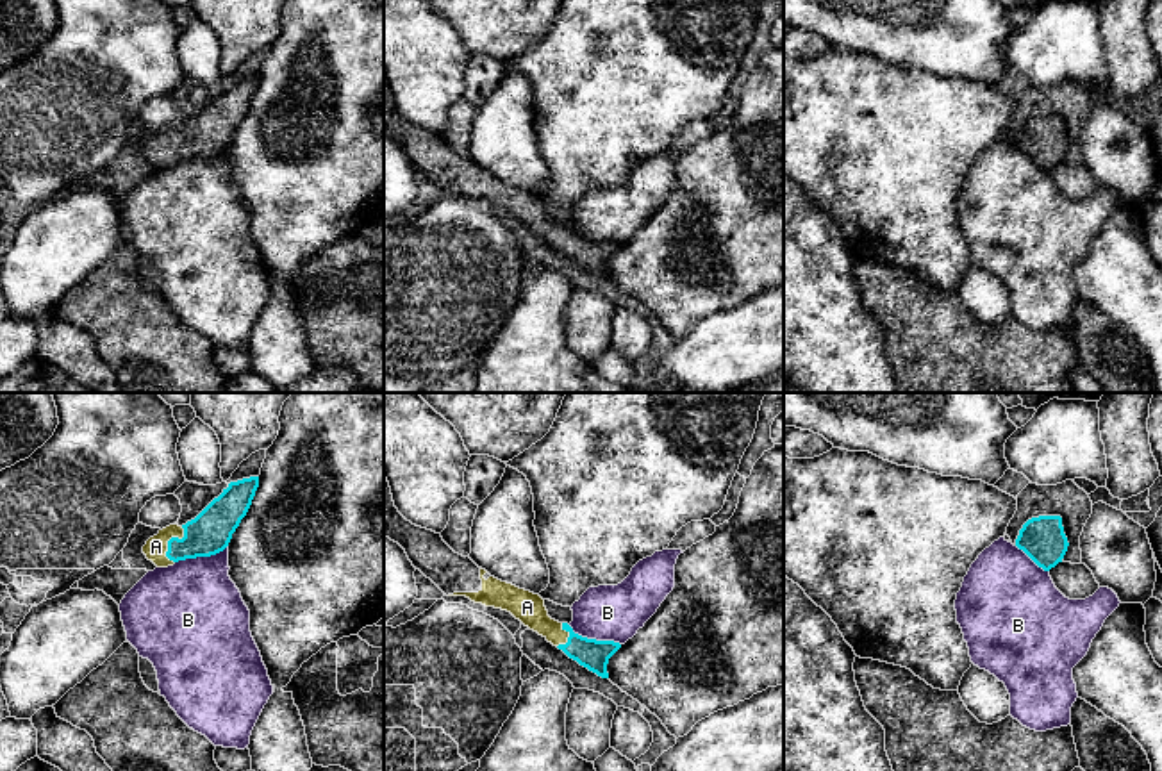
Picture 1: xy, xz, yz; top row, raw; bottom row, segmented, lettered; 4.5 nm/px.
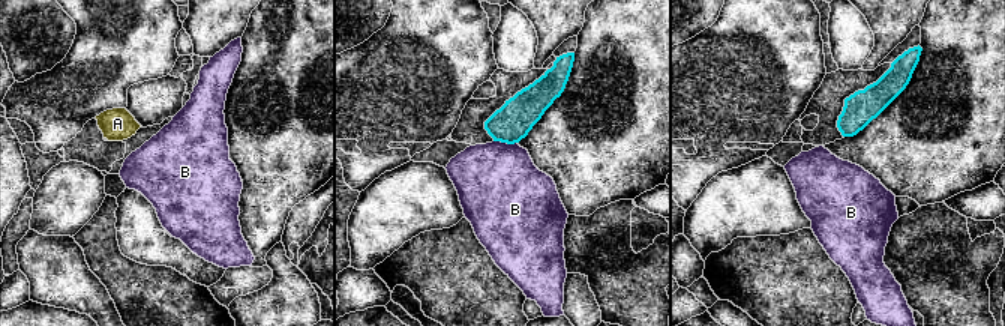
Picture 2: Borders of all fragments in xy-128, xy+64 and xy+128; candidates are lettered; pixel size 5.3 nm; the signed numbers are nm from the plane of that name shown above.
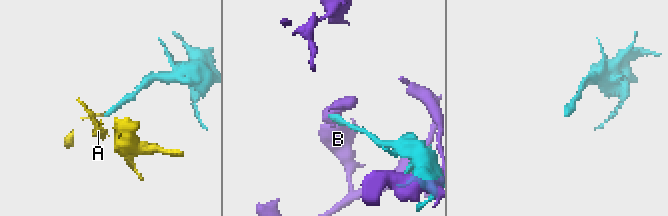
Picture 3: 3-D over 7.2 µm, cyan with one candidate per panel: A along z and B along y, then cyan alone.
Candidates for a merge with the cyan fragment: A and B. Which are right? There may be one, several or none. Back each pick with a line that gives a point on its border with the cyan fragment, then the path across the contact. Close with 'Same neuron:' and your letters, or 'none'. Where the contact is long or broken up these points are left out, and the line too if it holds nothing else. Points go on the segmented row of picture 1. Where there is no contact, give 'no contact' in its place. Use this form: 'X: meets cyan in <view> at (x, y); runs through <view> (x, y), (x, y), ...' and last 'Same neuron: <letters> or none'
A: meets cyan in xy at (168, 541); runs through xy (211, 530), (190, 541), (168, 541), (156, 547)
Same neuron: A

